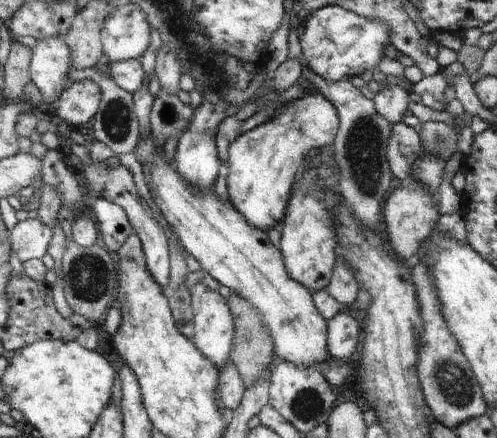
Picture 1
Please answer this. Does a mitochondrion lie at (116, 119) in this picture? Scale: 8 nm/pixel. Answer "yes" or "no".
yes

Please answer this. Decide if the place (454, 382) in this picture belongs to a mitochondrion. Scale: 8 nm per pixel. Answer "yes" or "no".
yes

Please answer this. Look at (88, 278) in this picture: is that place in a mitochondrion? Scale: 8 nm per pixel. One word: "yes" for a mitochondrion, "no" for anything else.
yes

